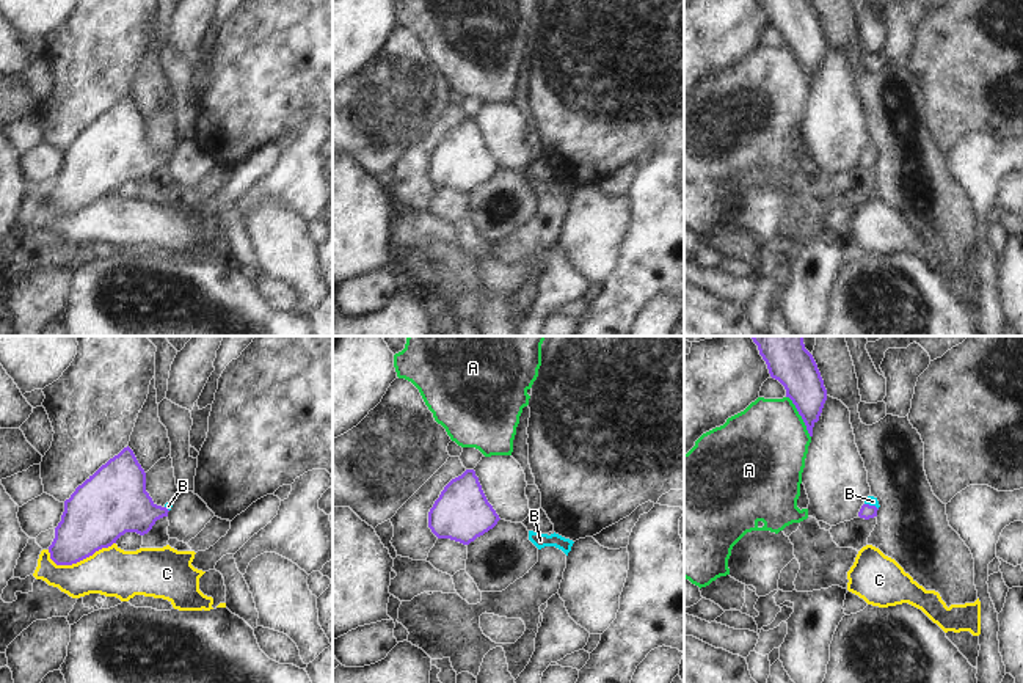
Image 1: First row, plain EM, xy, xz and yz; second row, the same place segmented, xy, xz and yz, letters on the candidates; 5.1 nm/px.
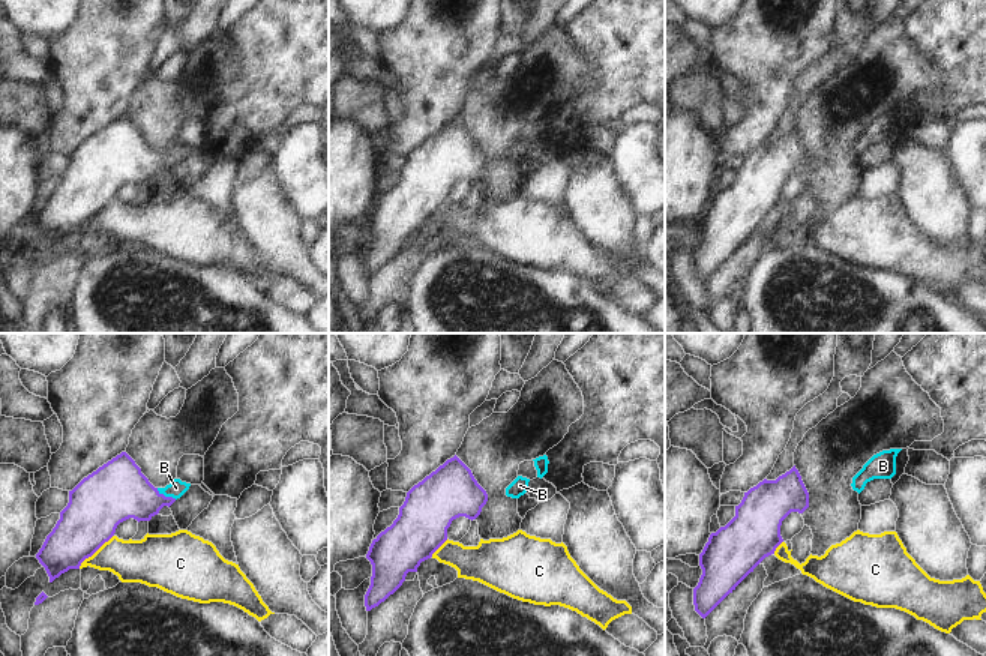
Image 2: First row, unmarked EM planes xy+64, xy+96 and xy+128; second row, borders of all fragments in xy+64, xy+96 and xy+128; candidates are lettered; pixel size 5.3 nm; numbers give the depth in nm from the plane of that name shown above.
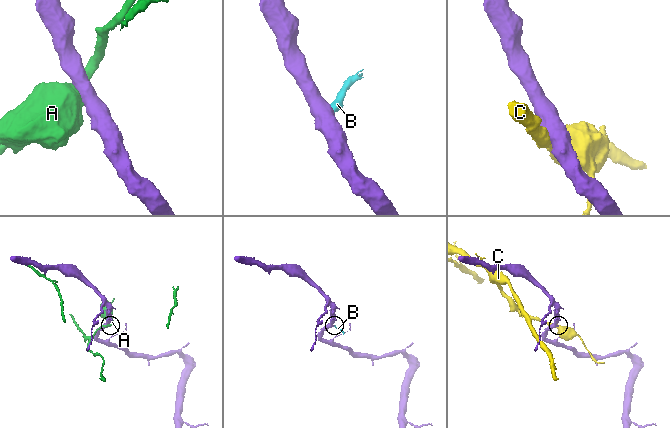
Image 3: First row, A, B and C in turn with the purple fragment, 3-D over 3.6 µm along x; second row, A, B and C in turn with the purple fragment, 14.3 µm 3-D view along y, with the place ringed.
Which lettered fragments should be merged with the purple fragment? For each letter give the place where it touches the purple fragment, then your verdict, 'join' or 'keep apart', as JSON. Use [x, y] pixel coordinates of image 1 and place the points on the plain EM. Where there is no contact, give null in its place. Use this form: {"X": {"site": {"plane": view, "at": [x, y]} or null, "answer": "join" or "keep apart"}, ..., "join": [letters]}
{"A": {"site": {"plane": "yz", "at": [800, 63]}, "answer": "keep apart"}, "B": {"site": {"plane": "yz", "at": [871, 154]}, "answer": "join"}, "C": {"site": {"plane": "xy", "at": [79, 209]}, "answer": "keep apart"}, "join": ["B"]}

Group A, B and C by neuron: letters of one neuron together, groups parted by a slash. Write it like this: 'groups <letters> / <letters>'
groups A / B / C

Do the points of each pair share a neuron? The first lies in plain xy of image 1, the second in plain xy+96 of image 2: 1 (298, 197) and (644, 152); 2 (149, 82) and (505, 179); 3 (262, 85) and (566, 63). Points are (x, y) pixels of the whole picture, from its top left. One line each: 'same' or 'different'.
1: same
2: same
3: different

